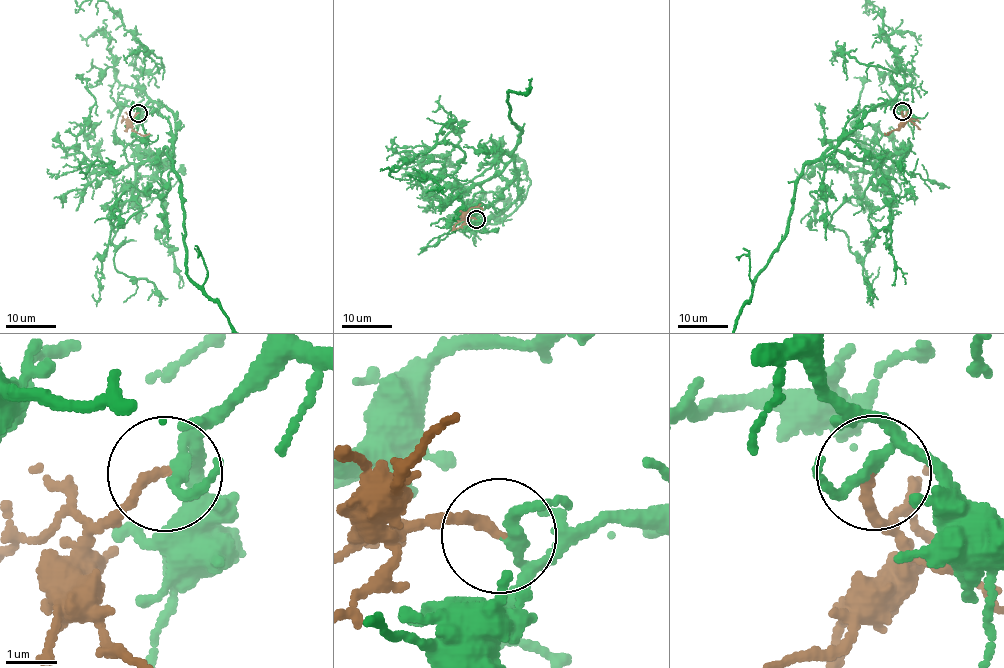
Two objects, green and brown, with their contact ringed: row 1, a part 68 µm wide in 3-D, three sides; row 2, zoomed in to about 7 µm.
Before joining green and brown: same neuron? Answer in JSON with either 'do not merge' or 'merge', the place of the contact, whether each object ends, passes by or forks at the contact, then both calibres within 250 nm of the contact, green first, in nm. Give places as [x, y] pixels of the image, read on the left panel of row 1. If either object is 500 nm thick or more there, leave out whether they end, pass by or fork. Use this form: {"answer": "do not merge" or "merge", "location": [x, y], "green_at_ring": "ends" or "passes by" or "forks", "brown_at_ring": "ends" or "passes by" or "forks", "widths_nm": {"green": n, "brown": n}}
{"answer": "merge", "location": [138, 113], "green_at_ring": "forks", "brown_at_ring": "ends", "widths_nm": {"green": 160, "brown": 180}}

